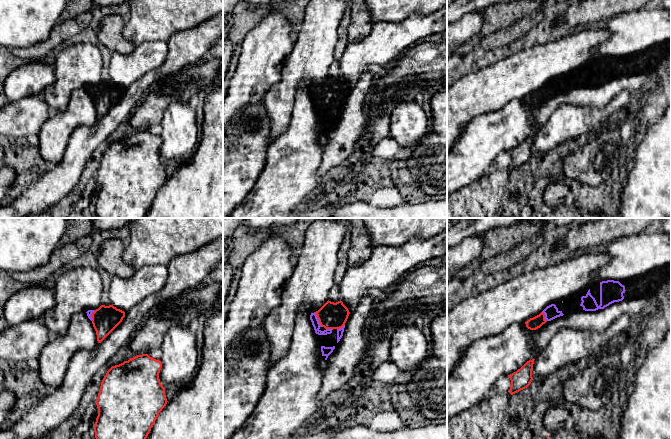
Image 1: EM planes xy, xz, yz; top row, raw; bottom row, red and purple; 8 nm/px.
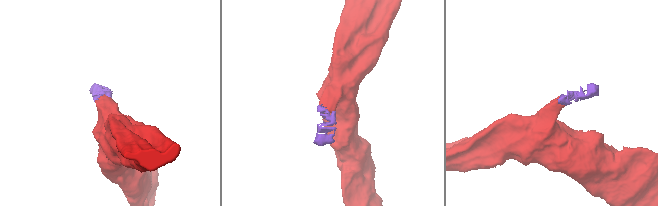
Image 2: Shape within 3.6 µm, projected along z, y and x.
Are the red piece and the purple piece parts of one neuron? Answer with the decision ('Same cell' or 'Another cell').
Same cell

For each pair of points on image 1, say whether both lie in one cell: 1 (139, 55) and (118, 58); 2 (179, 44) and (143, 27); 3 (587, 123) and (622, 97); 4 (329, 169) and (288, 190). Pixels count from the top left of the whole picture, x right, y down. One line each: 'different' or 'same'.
1: same
2: different
3: same
4: different

